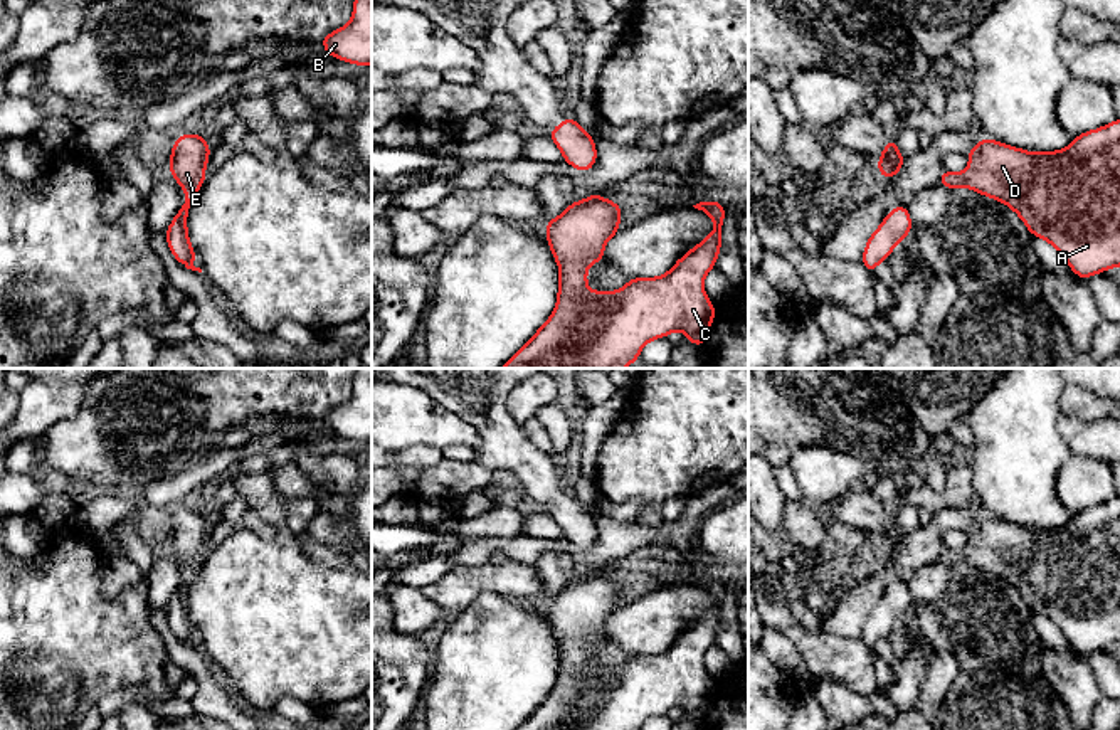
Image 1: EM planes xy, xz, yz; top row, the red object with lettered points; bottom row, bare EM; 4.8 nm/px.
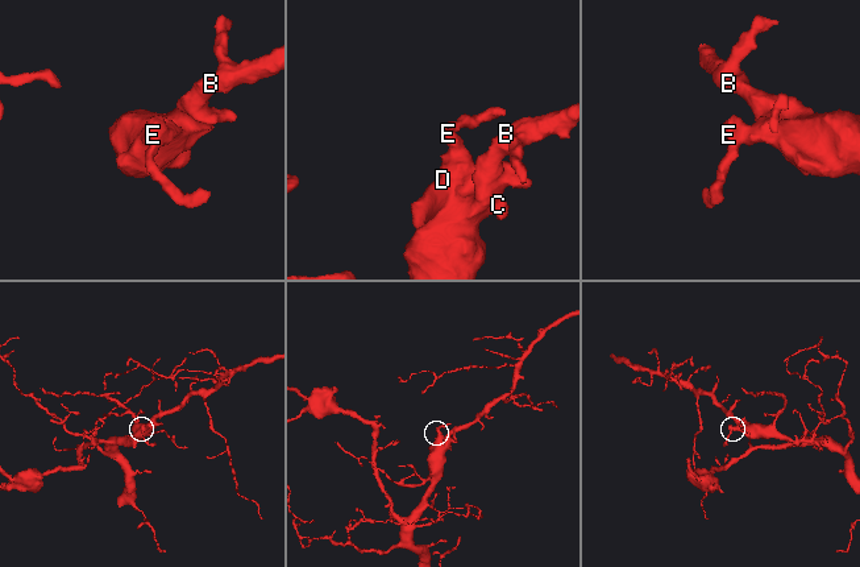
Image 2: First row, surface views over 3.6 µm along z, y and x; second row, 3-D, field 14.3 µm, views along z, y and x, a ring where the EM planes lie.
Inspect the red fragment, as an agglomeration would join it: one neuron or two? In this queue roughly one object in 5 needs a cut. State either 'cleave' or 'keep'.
keep

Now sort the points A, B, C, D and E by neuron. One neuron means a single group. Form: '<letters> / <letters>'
A B C D E

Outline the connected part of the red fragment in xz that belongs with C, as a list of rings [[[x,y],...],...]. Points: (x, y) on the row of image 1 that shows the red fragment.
[[[590,192],[589,200],[575,200],[565,212],[547,220],[547,241],[560,269],[553,315],[499,368],[624,368],[639,360],[642,346],[683,330],[686,340],[701,348],[715,320],[716,306],[706,298],[703,279],[716,266],[721,249],[725,204],[706,200],[693,205],[715,220],[711,234],[661,278],[627,279],[621,291],[589,291],[587,267],[604,261],[605,242],[619,232],[621,204]]]

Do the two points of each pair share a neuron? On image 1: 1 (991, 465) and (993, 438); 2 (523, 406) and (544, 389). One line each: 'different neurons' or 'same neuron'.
1: same neuron
2: same neuron

